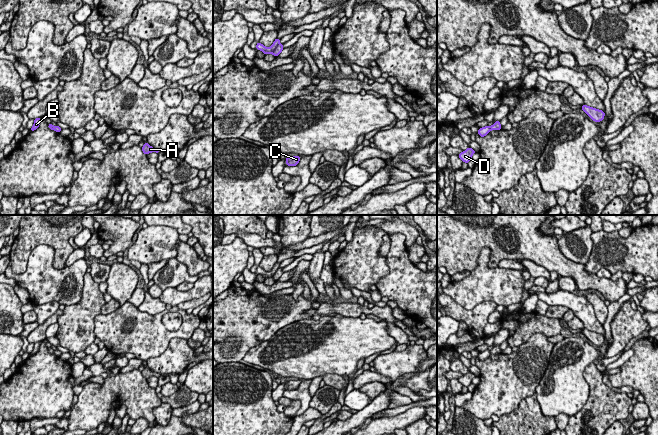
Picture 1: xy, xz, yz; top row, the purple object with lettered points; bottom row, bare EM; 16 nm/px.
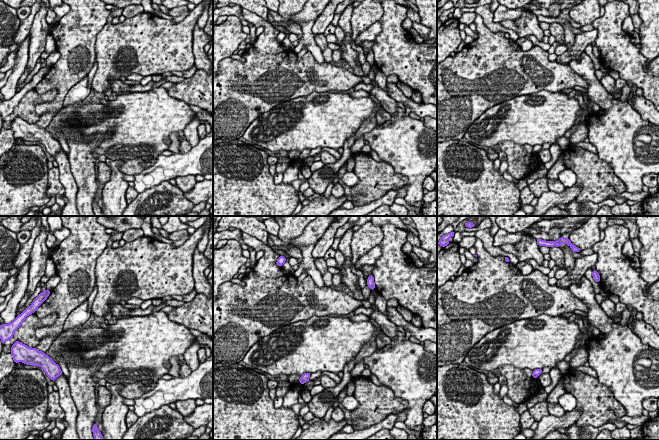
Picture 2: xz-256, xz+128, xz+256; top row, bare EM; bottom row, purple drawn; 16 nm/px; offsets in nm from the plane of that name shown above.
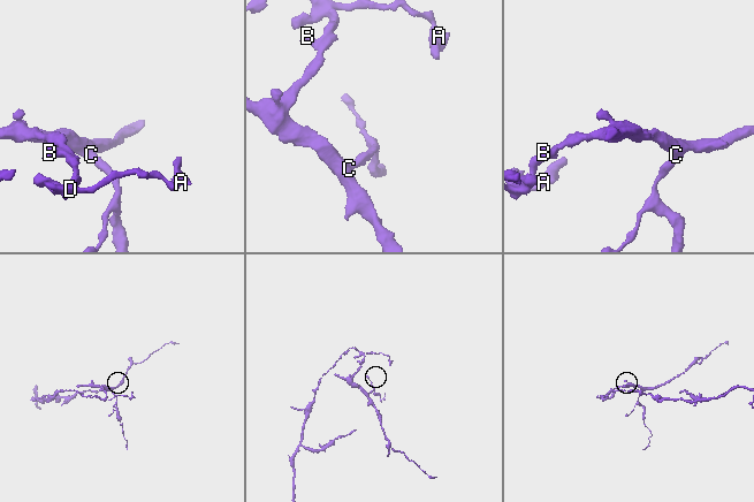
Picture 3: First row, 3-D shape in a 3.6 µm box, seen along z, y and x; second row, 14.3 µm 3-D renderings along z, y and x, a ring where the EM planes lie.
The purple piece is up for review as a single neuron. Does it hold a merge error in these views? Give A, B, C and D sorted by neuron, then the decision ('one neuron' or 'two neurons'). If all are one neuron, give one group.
A B D / C | two neurons

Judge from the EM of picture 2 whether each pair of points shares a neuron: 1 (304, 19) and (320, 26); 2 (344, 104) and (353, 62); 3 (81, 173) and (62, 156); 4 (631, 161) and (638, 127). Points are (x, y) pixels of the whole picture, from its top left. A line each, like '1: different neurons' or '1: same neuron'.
1: different neurons
2: different neurons
3: different neurons
4: same neuron

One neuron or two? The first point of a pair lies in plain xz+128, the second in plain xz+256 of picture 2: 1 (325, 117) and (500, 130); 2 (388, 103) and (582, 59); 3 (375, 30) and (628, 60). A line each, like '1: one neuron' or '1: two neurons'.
1: one neuron
2: one neuron
3: two neurons

